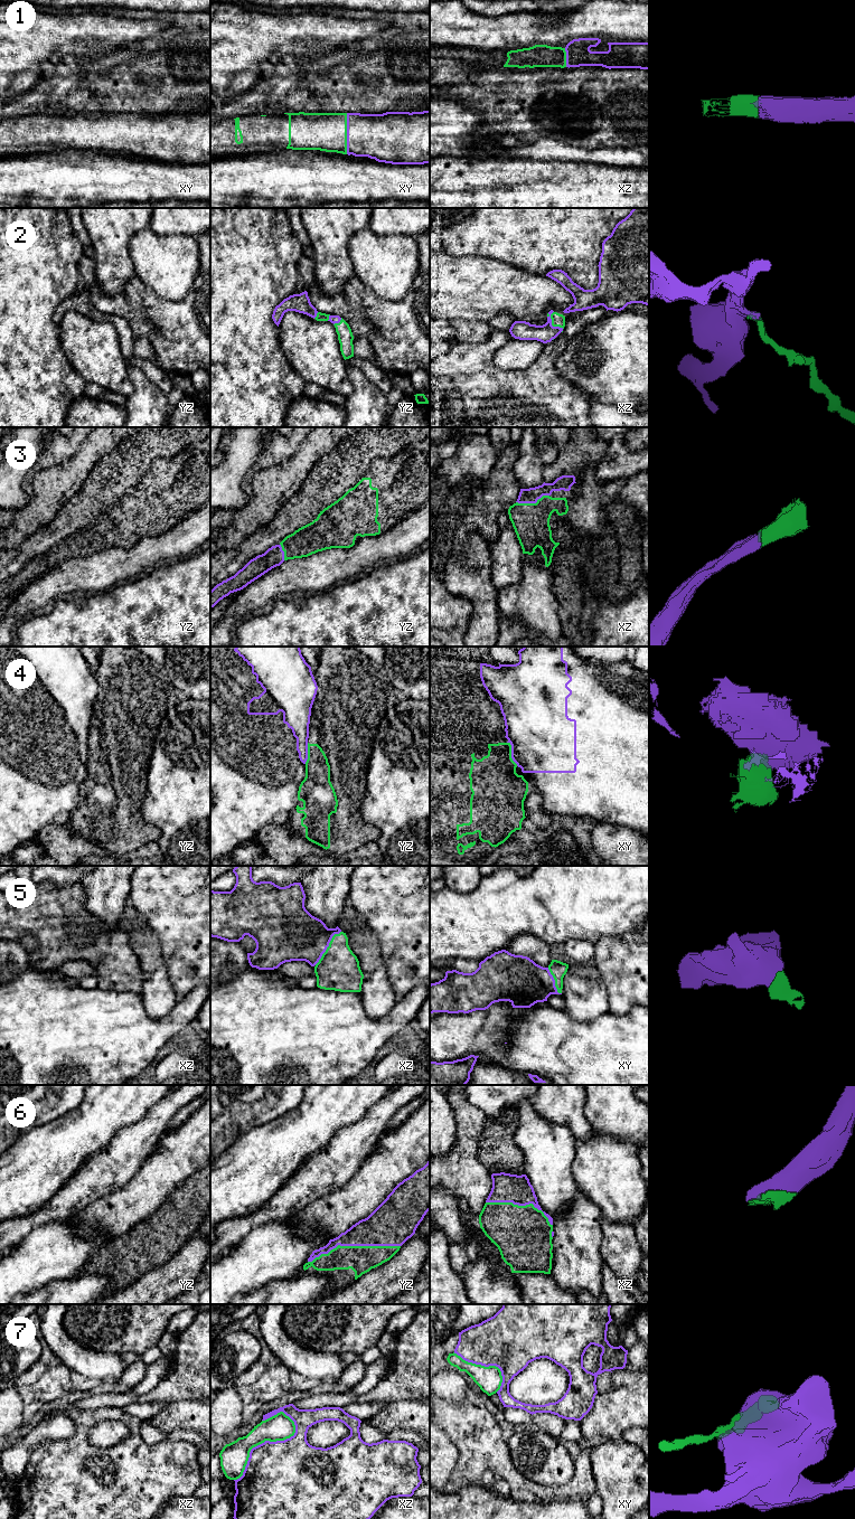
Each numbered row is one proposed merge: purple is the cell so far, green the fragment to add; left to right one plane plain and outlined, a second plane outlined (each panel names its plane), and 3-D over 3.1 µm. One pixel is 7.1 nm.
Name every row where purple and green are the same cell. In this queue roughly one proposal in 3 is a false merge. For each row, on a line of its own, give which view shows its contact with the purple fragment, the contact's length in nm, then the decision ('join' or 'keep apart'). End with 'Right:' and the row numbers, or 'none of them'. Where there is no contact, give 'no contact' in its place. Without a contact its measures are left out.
1: contact in xy; length 300 nm; join
2: contact in xz; length 160 nm; join
3: contact in xz; length 240 nm; join
4: contact in xy; length 190 nm; keep apart
5: contact in xz; length 320 nm; join
6: contact in yz; length 650 nm; join
7: contact in xz; length 600 nm; keep apart
Right: 1, 2, 3, 5, 6

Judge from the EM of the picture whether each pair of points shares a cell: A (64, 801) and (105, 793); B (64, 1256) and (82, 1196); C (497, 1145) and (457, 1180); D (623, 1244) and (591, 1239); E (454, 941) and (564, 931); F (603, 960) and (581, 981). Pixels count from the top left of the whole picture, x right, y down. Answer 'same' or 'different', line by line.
A: different
B: different
C: different
D: different
E: same
F: different

